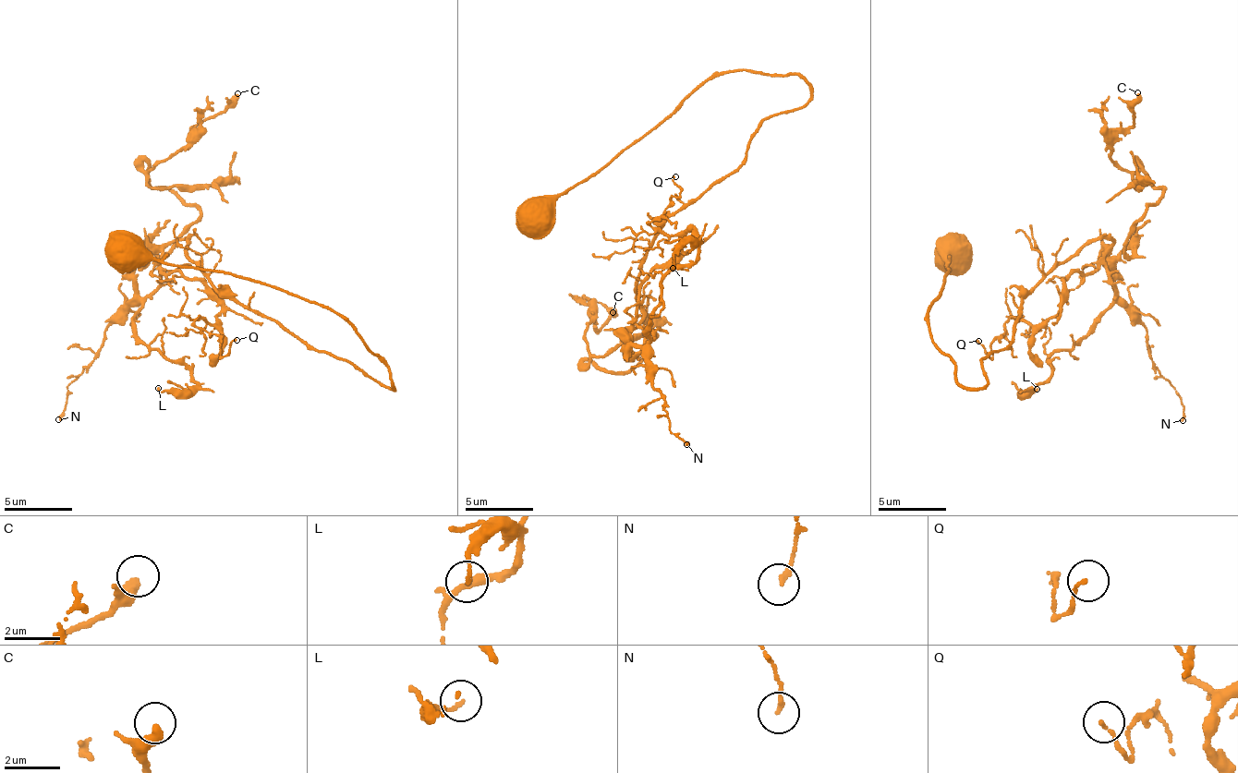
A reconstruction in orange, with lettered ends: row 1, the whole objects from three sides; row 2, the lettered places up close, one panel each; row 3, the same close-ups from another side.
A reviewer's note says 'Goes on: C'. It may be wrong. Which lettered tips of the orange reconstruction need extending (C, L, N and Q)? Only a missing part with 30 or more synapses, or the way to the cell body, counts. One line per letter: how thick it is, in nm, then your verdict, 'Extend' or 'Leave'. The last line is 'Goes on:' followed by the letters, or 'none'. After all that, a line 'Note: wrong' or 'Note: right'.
C: Thickness 400 nm. Leave
L: Thickness 110 nm. Leave
N: Thickness 150 nm. Leave
Q: Thickness 110 nm. Leave
Goes on: none
Note: wrong

